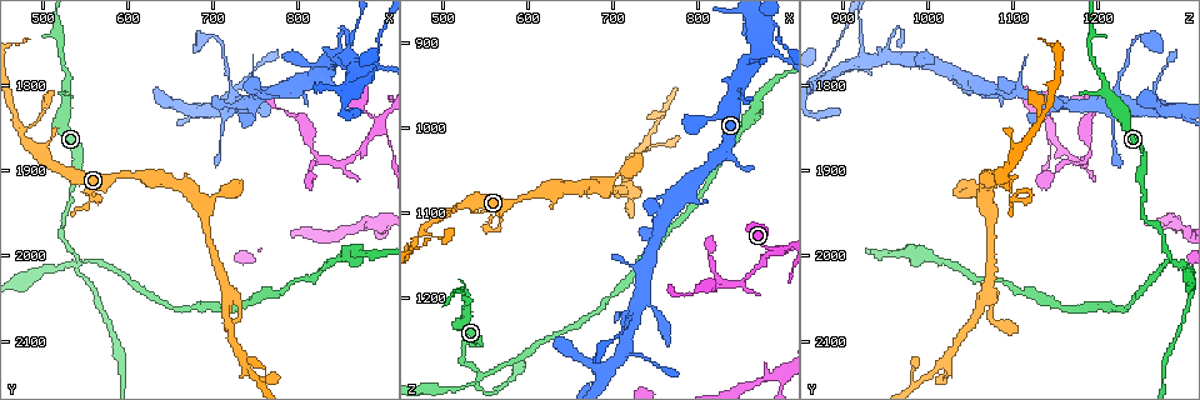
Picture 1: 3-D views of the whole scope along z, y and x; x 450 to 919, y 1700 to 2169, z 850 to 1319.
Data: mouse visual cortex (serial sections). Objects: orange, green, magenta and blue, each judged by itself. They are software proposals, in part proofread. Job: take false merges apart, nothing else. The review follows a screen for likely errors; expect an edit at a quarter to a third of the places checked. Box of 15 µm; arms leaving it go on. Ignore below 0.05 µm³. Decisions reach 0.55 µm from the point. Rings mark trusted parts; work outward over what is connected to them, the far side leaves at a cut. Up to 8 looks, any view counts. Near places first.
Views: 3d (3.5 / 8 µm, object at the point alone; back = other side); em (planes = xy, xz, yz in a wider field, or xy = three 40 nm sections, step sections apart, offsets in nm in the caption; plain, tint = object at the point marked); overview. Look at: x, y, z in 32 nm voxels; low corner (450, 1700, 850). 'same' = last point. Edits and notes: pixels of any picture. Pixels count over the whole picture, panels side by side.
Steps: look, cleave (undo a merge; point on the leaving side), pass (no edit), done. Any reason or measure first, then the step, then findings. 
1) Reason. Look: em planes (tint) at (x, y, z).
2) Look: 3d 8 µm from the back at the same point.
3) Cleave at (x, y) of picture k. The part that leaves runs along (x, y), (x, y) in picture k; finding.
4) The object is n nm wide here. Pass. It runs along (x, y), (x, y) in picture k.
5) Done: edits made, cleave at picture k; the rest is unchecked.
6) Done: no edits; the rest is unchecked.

Abrupt turn. Look: 3d 3.5 µm at (570, 1935, 1115).

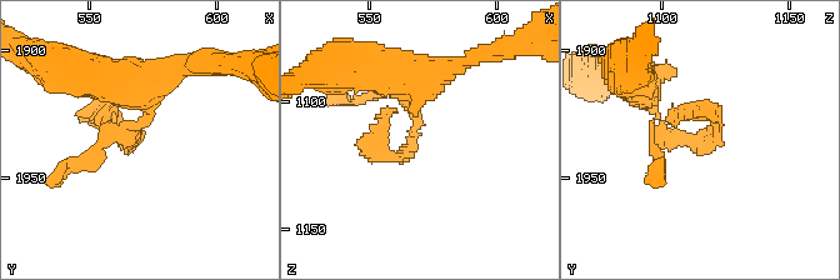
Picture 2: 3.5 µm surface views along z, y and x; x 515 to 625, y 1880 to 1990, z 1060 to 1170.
Now the EM. Look: em xy step 1 (tint) at (567, 1937, 1112).

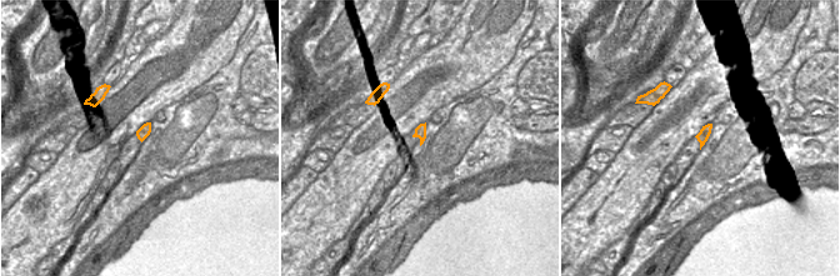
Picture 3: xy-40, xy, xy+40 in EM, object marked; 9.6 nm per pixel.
Cleave at (381, 123) of picture 2. The part that leaves runs along (134, 124), (130, 143), (99, 111) in picture 2; a second cell is stuck on.

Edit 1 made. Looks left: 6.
Four or more arms meet. Look: 3d 3.5 µm at (895, 1840, 1145).

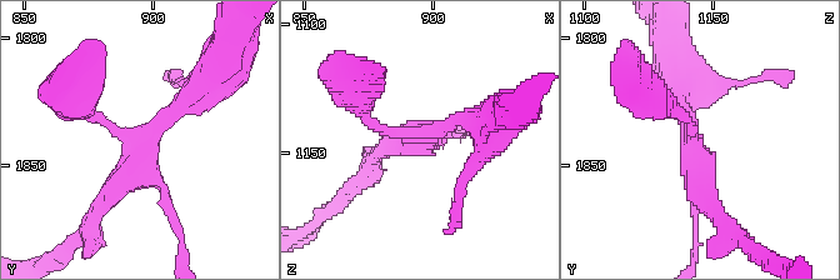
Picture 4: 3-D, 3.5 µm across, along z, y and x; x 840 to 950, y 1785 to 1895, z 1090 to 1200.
4 arms meet here; the arms are 150, 200, 200, 300 nm wide; now the EM. Look: em planes (tint) at (894, 1841, 1143).

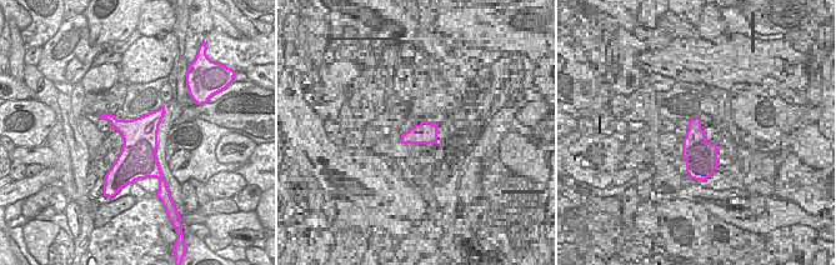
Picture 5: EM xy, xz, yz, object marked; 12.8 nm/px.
Pass. It runs along (660, 101), (691, 121), (710, 209) in picture 4; continuous, no second cell.

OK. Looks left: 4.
Thick turns thin. Look: 3d 8 µm at (720, 1800, 1225).

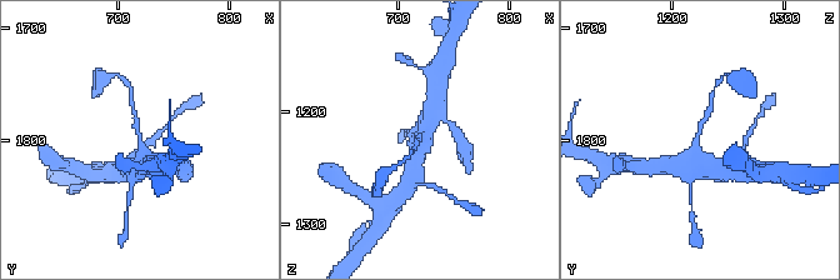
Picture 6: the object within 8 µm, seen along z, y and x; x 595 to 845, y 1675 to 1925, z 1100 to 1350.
Look: em xy step 5 (tint) at (718, 1798, 1224).

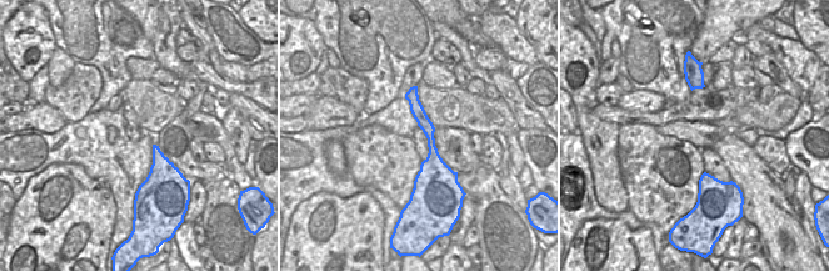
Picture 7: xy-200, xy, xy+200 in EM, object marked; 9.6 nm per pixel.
Pass. It runs along (413, 90), (432, 145), (417, 186) in picture 7; one cell here.

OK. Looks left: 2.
Done: edits made, cleave at picture 2; the rest is unchecked.

